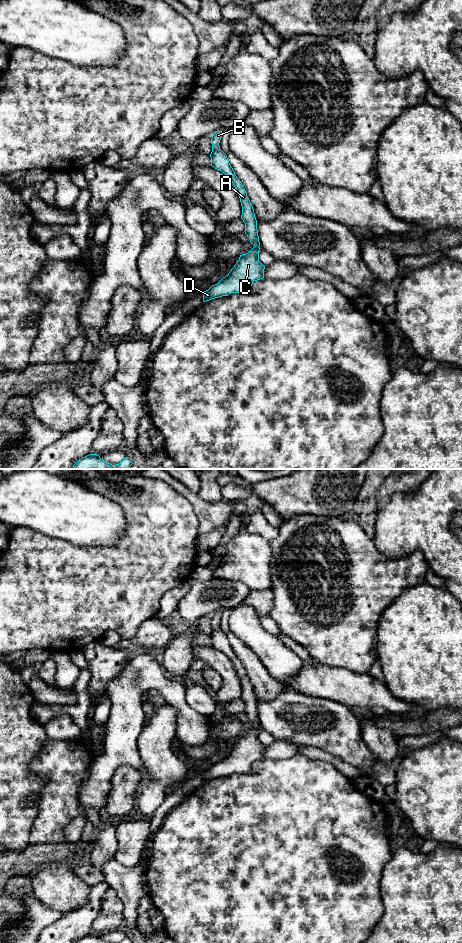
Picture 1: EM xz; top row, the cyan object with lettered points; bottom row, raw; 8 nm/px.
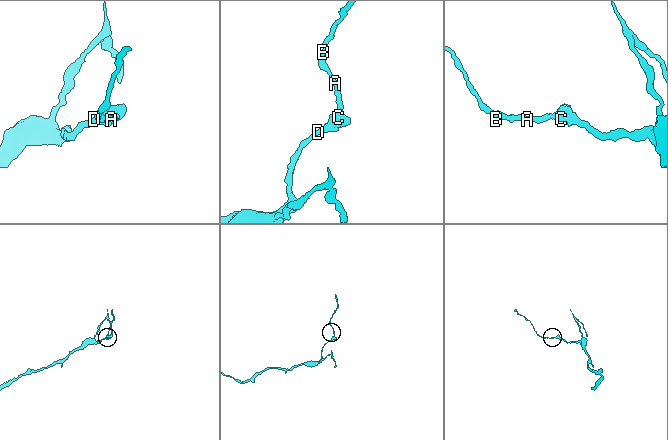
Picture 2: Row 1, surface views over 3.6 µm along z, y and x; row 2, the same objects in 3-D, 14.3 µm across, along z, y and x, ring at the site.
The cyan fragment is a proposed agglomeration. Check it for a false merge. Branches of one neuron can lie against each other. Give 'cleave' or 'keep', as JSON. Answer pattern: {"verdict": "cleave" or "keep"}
{"verdict": "keep"}

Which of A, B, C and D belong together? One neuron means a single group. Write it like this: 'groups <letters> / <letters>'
groups A B C D

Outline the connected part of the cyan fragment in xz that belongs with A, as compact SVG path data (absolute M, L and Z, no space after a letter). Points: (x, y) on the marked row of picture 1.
M216 131L211 138L211 166L227 175L232 181L242 206L241 219L245 223L244 232L254 247L248 253L240 255L237 263L225 277L203 292L204 302L228 296L231 293L249 291L254 281L264 278L265 269L265 266L259 261L260 242L254 209L245 188L230 165L227 155L220 149L219 143L222 136L222 131Z

